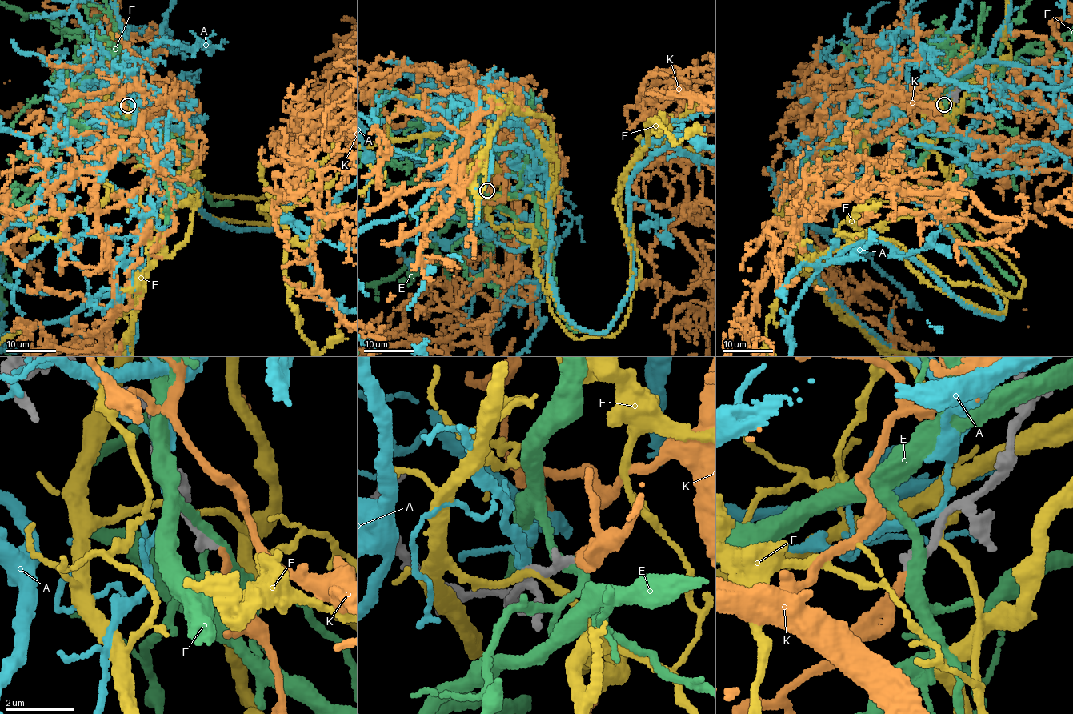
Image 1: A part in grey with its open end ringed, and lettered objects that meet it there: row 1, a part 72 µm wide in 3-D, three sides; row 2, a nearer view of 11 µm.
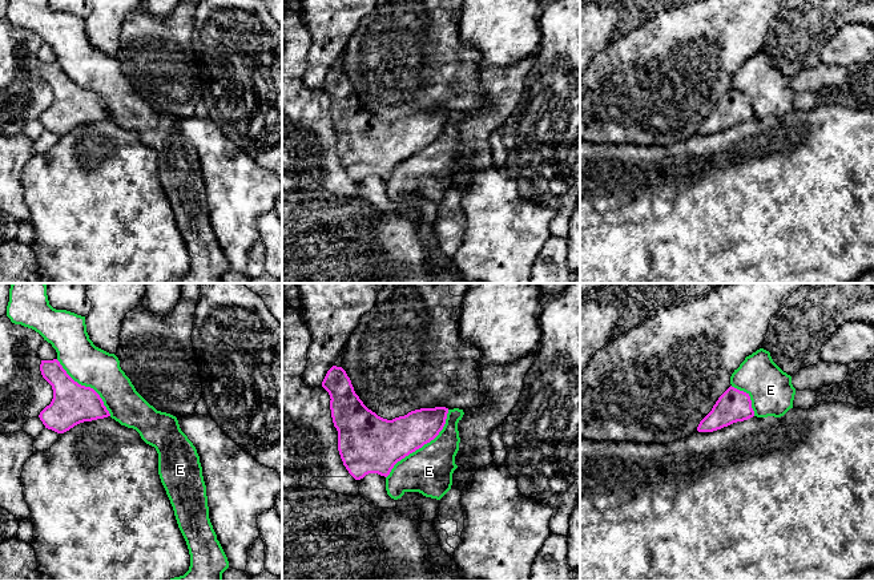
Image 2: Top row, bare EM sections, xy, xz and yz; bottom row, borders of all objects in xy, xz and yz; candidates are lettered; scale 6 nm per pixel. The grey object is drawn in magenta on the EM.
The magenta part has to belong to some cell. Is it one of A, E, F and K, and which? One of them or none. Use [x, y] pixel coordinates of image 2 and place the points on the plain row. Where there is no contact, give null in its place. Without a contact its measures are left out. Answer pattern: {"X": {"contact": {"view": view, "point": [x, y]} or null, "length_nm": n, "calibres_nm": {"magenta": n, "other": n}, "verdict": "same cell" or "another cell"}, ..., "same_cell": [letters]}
{"A": {"contact": null, "verdict": "another cell"}, "E": {"contact": {"view": "xz", "point": [422, 148]}, "length_nm": 550, "calibres_nm": {"magenta": 300, "other": 280}, "verdict": "another cell"}, "F": {"contact": null, "verdict": "another cell"}, "K": {"contact": null, "verdict": "same cell"}, "same_cell": ["K"]}

